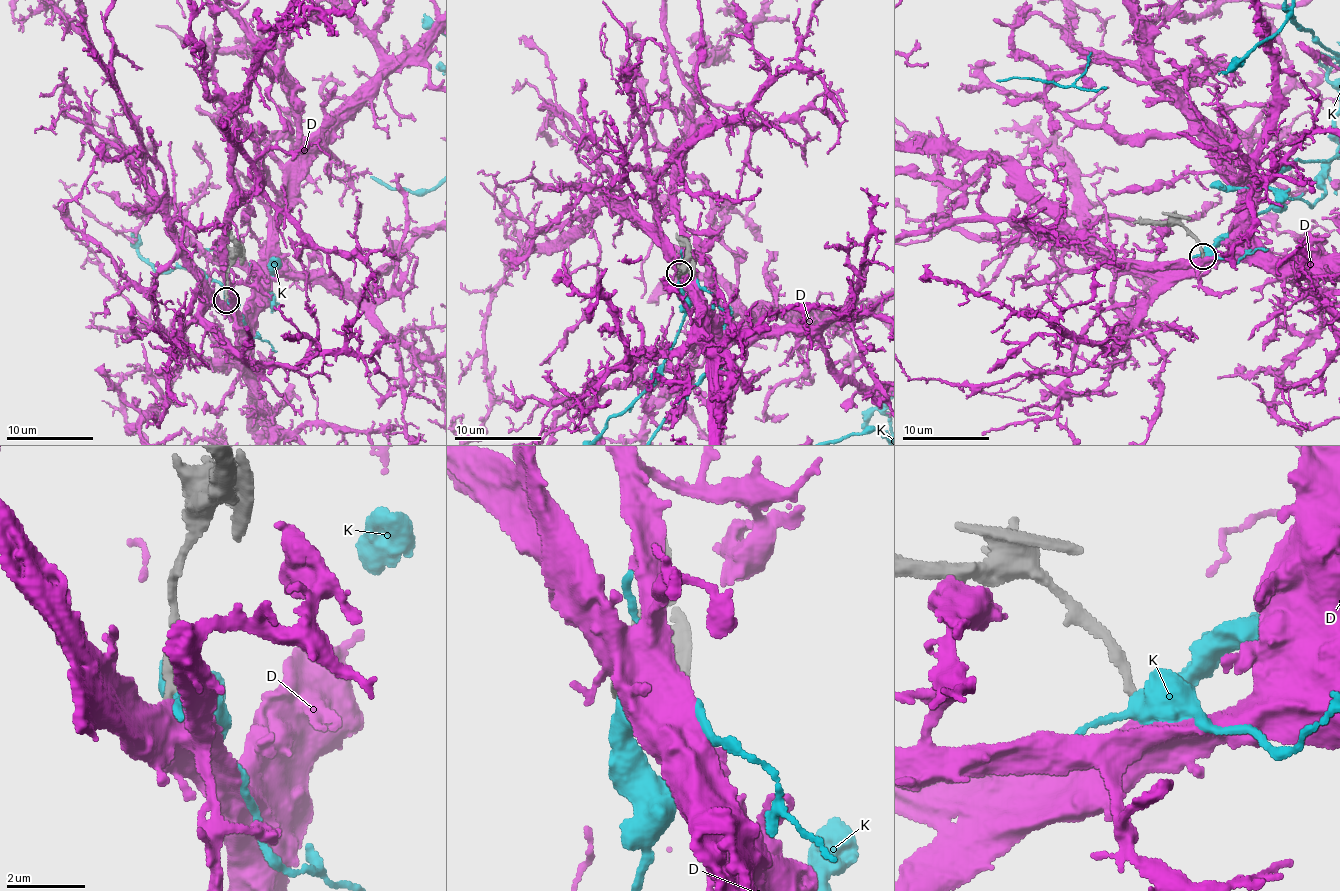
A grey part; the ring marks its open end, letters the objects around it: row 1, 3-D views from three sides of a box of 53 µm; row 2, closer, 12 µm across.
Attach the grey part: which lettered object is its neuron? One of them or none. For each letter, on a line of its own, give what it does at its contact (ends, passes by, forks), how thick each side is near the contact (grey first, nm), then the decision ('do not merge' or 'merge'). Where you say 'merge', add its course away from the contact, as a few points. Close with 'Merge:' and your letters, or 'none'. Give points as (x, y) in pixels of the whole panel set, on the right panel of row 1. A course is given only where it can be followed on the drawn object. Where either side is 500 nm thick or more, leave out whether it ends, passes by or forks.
D: it forks | 240/400 nm | merge
K: it forks | 280/480 nm | do not merge
Merge: D

